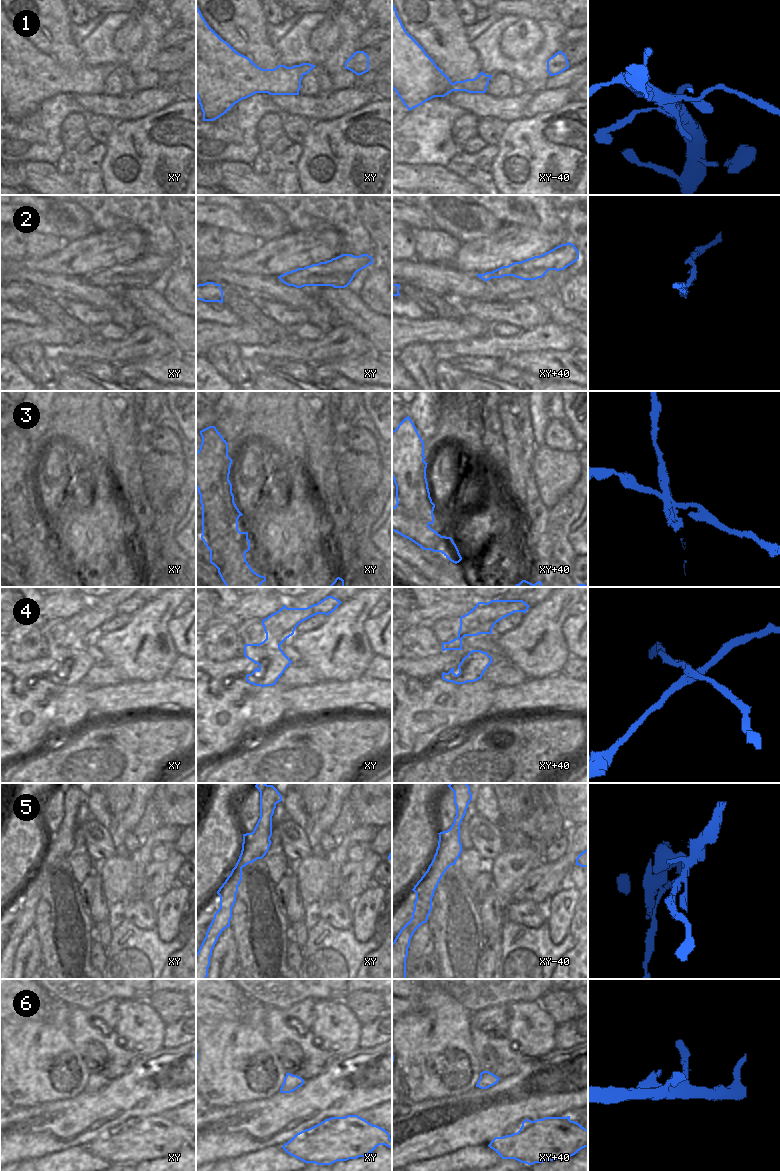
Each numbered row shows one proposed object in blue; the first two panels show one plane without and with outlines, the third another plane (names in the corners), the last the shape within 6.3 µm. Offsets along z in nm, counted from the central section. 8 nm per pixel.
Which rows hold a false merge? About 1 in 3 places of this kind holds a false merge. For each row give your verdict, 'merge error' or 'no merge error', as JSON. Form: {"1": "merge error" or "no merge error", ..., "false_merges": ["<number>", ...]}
{"1": "merge error", "2": "no merge error", "3": "merge error", "4": "merge error", "5": "merge error", "6": "no merge error", "false_merges": ["1", "3", "4", "5"]}

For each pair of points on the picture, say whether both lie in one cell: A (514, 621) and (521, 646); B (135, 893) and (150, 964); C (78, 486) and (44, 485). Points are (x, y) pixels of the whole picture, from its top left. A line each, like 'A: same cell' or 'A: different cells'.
A: different cells
B: different cells
C: different cells

